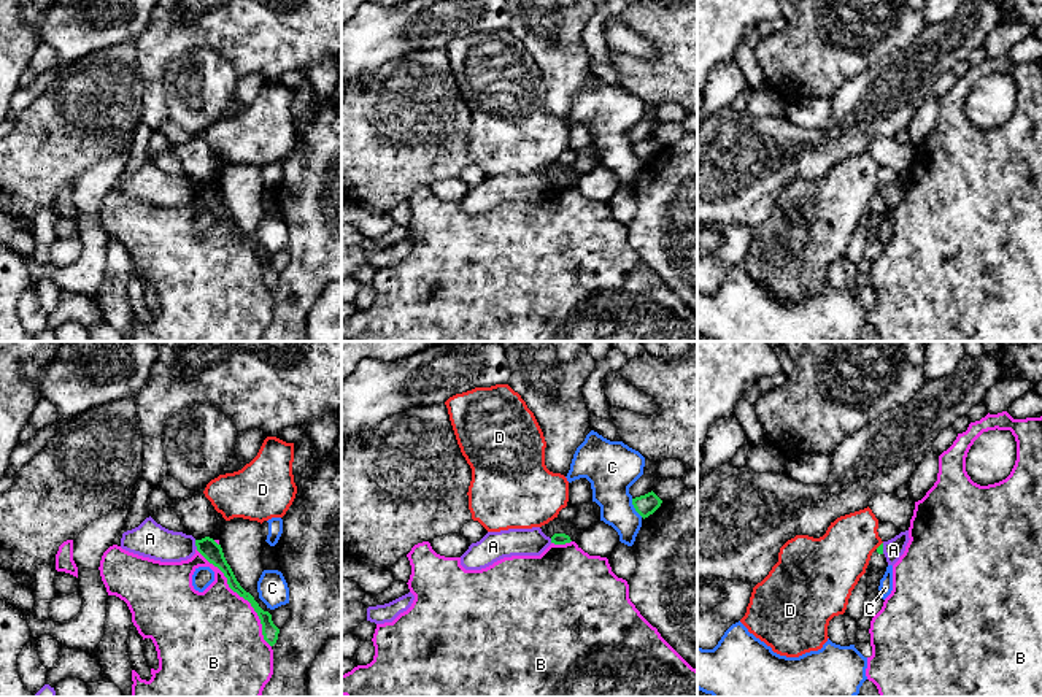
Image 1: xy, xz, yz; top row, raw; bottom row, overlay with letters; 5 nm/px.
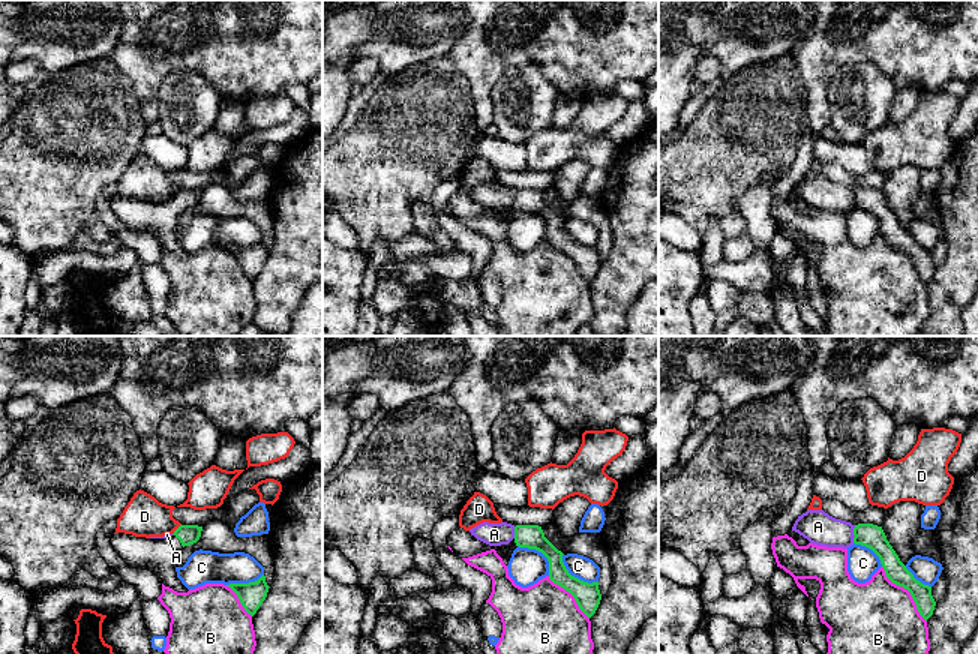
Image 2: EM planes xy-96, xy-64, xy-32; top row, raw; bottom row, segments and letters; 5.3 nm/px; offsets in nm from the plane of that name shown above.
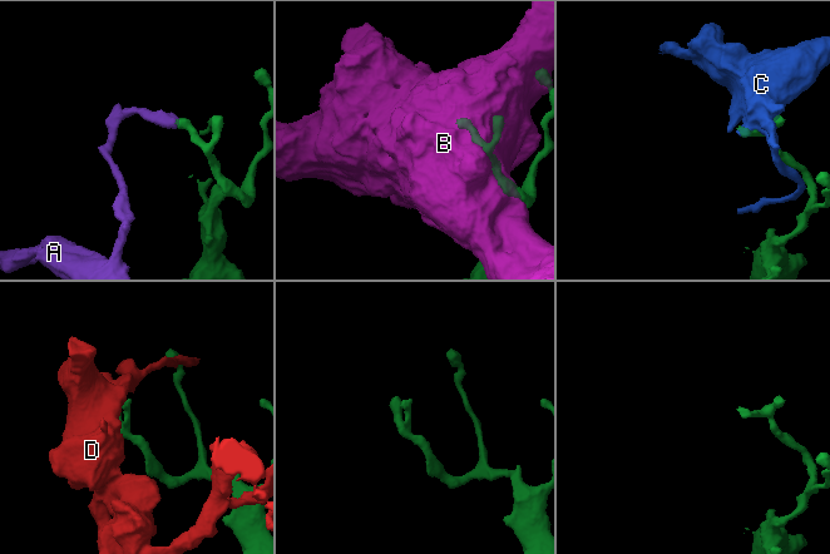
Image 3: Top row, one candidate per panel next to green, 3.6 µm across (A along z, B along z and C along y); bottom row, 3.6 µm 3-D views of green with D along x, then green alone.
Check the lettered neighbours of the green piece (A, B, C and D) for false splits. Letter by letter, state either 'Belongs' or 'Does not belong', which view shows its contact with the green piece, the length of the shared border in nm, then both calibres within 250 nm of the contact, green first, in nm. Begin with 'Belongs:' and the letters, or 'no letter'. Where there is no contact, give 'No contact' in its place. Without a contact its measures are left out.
Belongs: no letter
A: Does not belong. Touches green in xy. Shared border 50 nm. Thickness 100 nm (green) against 180 nm
B: Does not belong. Touches green in xy. Shared border 600 nm. Thickness 90 nm (green) against 480 nm
C: Does not belong. Touches green in xz. Shared border 110 nm. Thickness 110 nm (green) against 280 nm
D: Does not belong. Touches green in yz. Shared border 50 nm. Thickness 30 nm (green) against 300 nm

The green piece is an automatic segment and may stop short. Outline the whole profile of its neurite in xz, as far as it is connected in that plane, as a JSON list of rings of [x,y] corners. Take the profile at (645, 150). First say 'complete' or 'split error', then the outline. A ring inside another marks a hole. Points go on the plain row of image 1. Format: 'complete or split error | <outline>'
complete | [[[651,135],[645,140],[632,143],[632,149],[635,156],[645,164],[650,159],[653,159],[659,151],[662,144]]]

